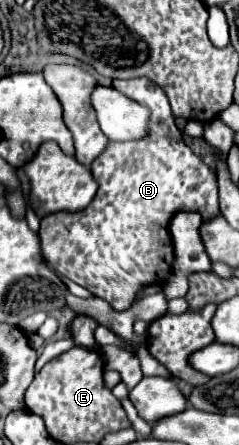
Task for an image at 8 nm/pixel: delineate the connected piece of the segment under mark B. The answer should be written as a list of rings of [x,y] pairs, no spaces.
[[[115,79],[113,87],[123,95],[131,97],[133,101],[151,109],[149,135],[125,143],[109,141],[109,147],[105,147],[105,151],[91,165],[93,177],[99,183],[99,191],[91,201],[91,205],[77,213],[59,211],[43,217],[39,239],[41,239],[43,257],[61,275],[79,283],[95,297],[109,301],[113,309],[123,311],[131,307],[141,287],[151,283],[165,283],[173,273],[175,253],[173,253],[173,241],[167,227],[169,225],[167,219],[173,219],[179,211],[197,211],[205,221],[211,221],[221,215],[221,209],[219,209],[217,173],[213,167],[205,165],[203,159],[183,143],[181,131],[175,125],[169,101],[165,99],[161,87],[149,83],[149,79],[127,79],[127,81]]]

